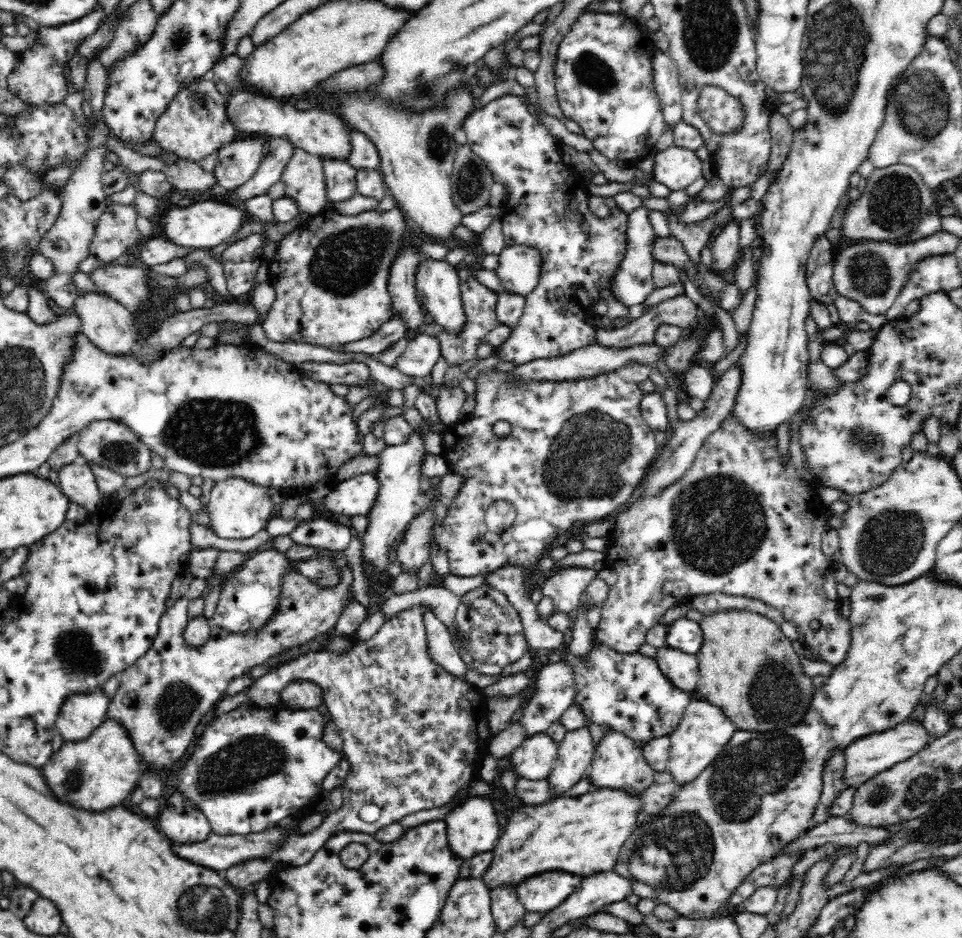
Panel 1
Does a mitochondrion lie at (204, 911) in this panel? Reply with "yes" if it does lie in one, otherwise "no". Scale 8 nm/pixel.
yes

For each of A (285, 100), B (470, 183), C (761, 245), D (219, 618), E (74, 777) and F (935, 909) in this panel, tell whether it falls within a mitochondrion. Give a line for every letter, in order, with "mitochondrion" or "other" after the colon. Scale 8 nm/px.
A: other
B: mitochondrion
C: other
D: other
E: mitochondrion
F: other

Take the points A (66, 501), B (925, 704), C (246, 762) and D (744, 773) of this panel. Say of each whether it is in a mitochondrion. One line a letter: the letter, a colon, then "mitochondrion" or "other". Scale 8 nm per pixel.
A: other
B: other
C: mitochondrion
D: mitochondrion

